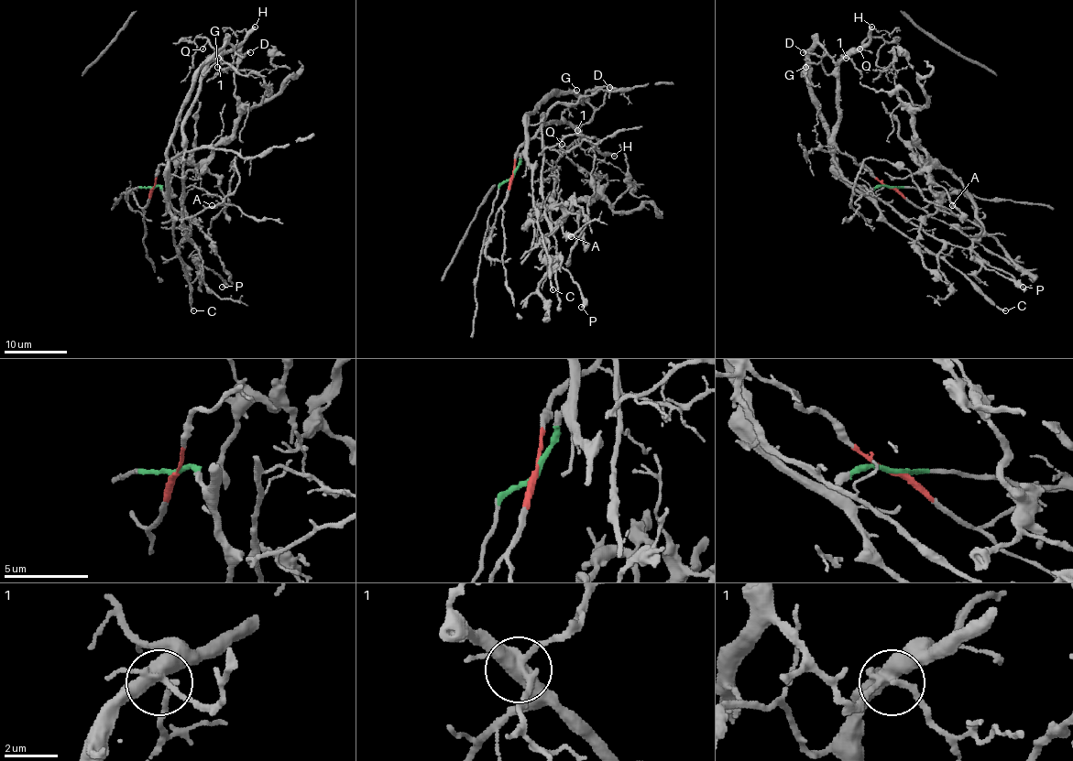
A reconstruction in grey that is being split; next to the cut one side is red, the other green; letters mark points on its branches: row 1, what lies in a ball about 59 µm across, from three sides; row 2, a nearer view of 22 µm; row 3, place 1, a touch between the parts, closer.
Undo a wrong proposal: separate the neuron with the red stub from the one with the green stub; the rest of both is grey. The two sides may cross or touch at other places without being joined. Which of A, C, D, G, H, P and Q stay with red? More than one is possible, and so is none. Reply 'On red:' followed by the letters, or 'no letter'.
On red: A, H, P, Q

